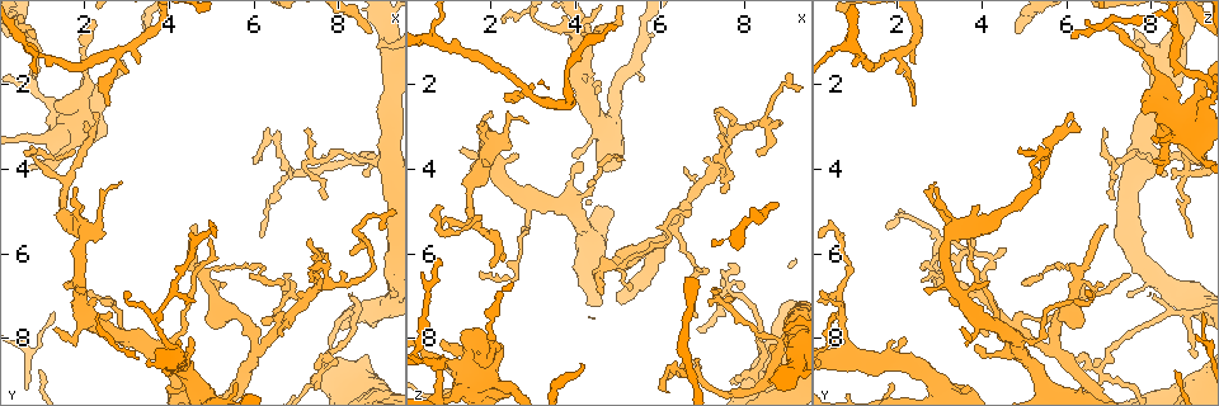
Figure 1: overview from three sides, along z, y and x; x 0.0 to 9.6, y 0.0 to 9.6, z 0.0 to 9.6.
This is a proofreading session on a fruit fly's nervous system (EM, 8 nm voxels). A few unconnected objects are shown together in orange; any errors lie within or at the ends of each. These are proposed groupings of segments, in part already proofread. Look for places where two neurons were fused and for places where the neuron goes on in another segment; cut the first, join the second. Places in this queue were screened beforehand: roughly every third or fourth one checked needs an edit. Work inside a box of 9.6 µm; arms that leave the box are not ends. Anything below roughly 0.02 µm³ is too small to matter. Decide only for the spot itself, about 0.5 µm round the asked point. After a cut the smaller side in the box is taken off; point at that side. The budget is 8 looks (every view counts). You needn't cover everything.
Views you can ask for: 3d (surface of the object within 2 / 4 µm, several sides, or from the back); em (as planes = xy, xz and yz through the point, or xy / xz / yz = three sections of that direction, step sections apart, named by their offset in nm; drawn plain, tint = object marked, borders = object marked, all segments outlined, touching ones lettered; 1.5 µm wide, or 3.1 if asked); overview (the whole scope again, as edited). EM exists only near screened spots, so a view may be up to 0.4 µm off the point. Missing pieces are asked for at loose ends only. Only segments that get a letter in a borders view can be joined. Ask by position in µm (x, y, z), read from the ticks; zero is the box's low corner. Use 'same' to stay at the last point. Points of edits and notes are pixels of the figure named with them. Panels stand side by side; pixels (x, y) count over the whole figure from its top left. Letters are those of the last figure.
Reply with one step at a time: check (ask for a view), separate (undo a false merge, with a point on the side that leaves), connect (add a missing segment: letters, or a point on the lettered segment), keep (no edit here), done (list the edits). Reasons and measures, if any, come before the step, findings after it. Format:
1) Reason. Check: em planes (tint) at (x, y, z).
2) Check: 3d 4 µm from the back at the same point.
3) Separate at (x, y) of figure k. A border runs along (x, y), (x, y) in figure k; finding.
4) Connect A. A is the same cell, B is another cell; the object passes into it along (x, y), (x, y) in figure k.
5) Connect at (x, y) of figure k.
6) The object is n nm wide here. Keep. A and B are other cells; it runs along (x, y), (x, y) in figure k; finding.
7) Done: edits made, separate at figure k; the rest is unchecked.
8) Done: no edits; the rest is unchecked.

Branch stops here. Check: em planes (borders) at (6.50, 7.95, 4.00).

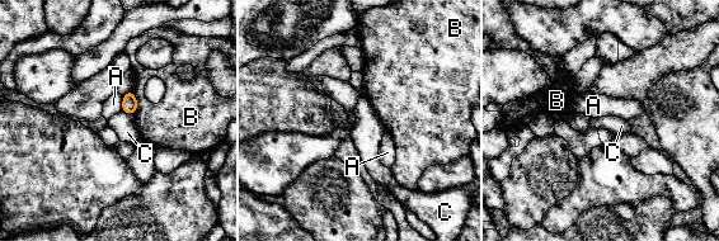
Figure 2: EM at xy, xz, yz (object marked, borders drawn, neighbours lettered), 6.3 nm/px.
The object is 100 nm wide here. Keep. A, B and C are other cells; a border runs along (122, 109), (132, 116) in figure 2; none of them fits.

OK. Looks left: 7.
Three-way junction. Check: em xy step 8 (borders) at (6.00, 8.15, 5.65).

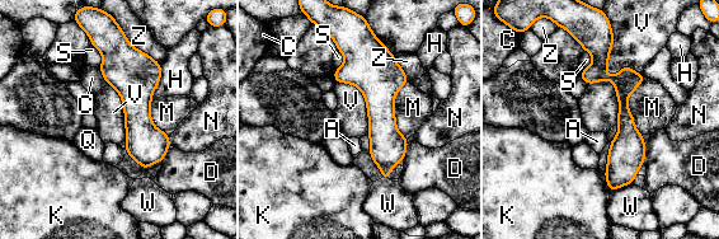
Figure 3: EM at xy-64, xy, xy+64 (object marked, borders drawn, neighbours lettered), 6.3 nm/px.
Keep. A, C, D, H, K, M, N, Q, S, V, W and Z are other cells; a border runs along (612, 37), (606, 74), (643, 74) in figure 3; continuous, no second neuron.

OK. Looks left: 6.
Thin end. Check: em planes (borders) at (9.05, 5.45, 1.85).

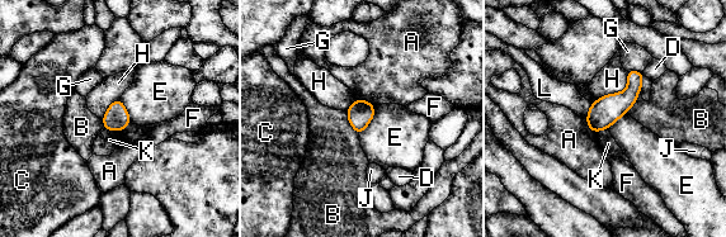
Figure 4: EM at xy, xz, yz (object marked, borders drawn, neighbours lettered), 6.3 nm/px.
Keep. A, B, C, D, E, F, G, H, J, K and L are other cells; a border runs along (104, 128), (119, 132) in figure 4; no lettered segment goes on from it.

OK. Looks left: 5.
Done: no edits; the rest is unchecked.

